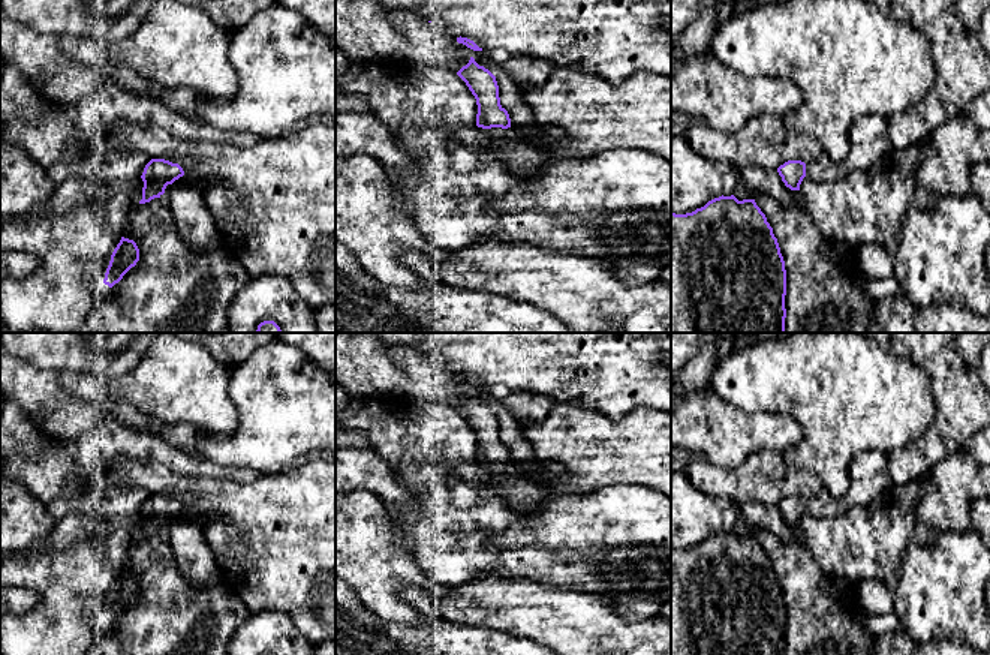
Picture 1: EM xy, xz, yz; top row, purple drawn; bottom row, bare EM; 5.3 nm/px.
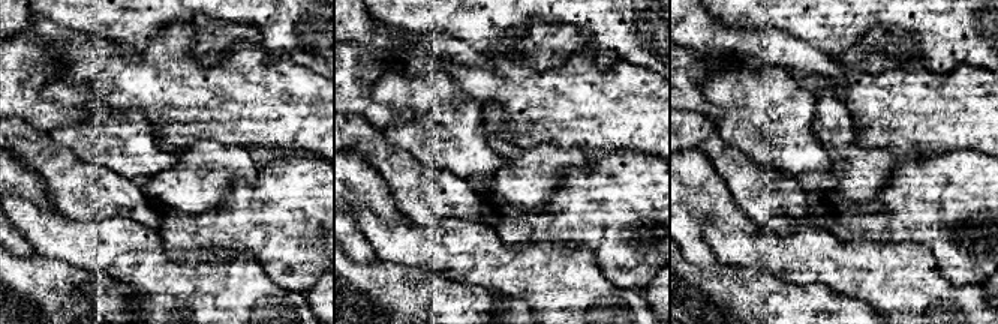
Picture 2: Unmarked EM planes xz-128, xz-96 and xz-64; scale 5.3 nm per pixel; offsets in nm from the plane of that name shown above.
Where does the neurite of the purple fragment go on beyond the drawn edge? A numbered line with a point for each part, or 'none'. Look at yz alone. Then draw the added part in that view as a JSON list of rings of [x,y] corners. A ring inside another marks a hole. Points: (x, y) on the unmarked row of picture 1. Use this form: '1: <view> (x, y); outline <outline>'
1: yz (869, 477); outline [[[881,451],[854,454],[848,466],[848,478],[849,486],[843,498],[834,499],[822,490],[806,501],[806,511],[821,519],[845,514],[852,507],[870,505],[893,489],[888,454]]]

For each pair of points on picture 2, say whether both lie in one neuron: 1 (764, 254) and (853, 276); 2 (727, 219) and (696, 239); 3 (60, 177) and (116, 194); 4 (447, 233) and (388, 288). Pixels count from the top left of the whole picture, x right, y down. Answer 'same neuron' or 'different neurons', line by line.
1: same neuron
2: same neuron
3: same neuron
4: different neurons

